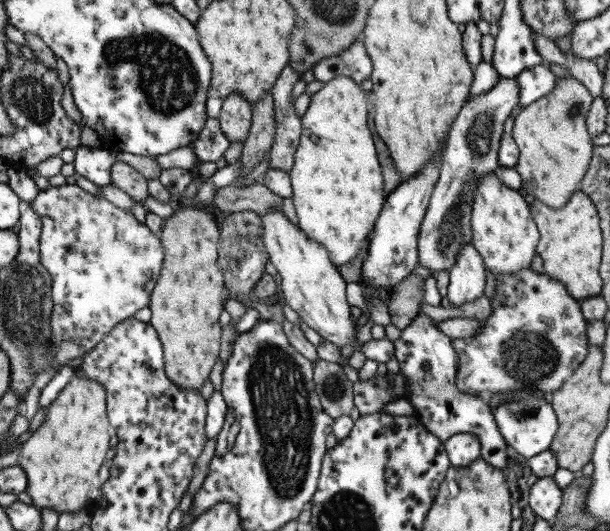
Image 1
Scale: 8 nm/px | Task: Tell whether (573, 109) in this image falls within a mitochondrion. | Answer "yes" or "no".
yes

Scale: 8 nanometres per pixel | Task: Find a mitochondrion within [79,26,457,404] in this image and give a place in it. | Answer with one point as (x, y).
(164, 72)

